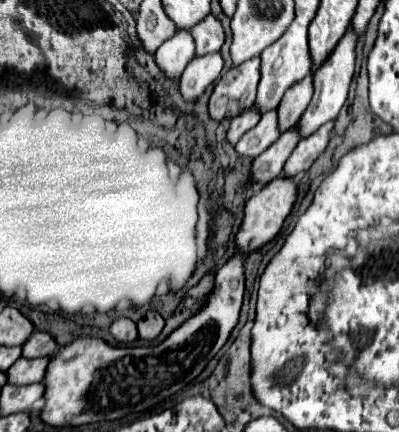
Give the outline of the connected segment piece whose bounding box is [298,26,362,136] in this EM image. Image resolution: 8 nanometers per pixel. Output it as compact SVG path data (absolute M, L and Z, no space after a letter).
M348 26L348 32L342 36L342 40L336 44L336 48L330 52L330 56L322 62L322 66L314 72L314 98L310 102L310 106L306 108L306 112L302 114L300 122L298 122L298 132L302 136L310 136L312 132L316 132L322 124L334 120L340 112L340 108L344 106L346 98L348 98L348 90L350 90L350 82L354 78L354 68L356 68L356 46L358 40L362 38L362 34L358 34L352 26Z

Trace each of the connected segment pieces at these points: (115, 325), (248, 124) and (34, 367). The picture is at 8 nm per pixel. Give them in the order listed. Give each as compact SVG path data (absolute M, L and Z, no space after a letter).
M116 318L110 326L110 334L118 340L118 342L134 342L138 338L136 332L136 324L130 318Z
M250 106L250 108L246 108L246 112L232 118L230 130L228 130L228 142L236 144L244 132L248 132L250 128L254 128L258 124L258 120L260 120L260 112L256 110L256 106Z
M18 358L16 364L14 364L14 368L6 370L8 384L24 386L24 384L32 384L32 382L42 382L44 374L46 374L48 360L50 358L34 358L34 360Z

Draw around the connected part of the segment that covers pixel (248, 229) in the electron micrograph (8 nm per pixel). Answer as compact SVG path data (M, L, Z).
M286 176L274 178L260 192L256 192L246 202L246 208L244 208L244 222L242 222L242 228L240 228L238 236L236 236L238 248L256 250L256 248L264 246L266 242L270 242L280 232L286 216L292 212L296 196L298 196L298 186L292 182L292 178L286 178Z

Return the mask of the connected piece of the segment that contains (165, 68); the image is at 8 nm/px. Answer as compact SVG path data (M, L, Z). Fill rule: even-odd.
M178 30L166 44L162 44L156 52L156 62L160 70L170 78L180 78L186 64L196 56L194 38L188 30Z

